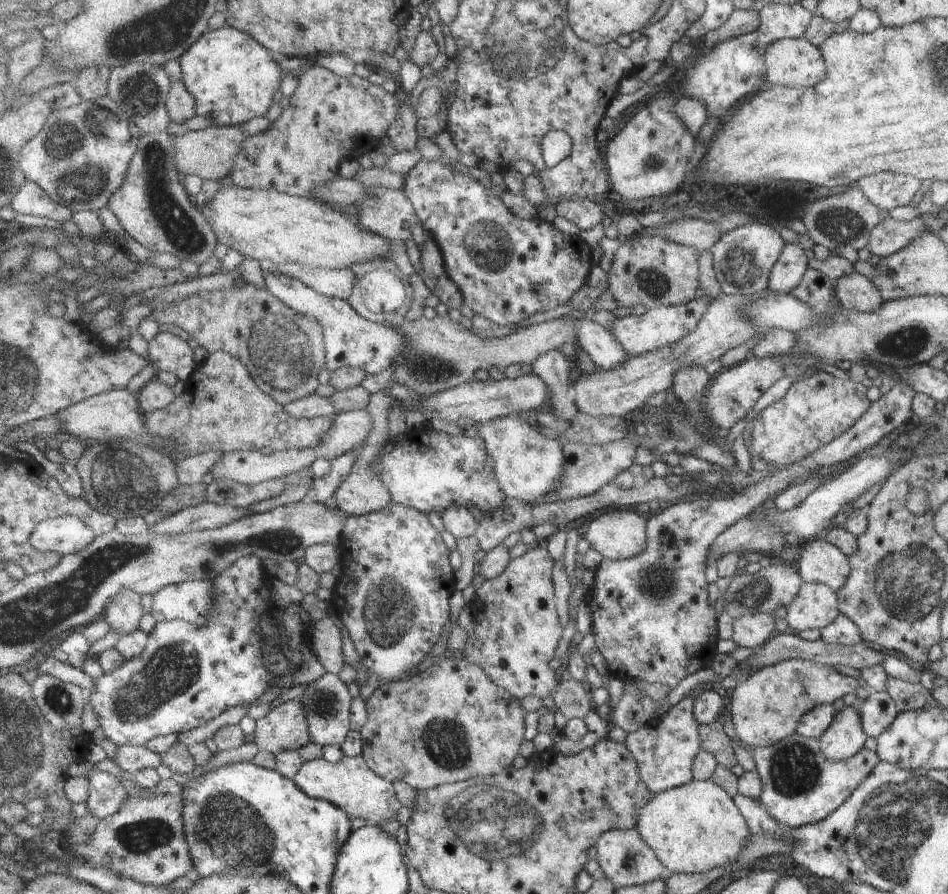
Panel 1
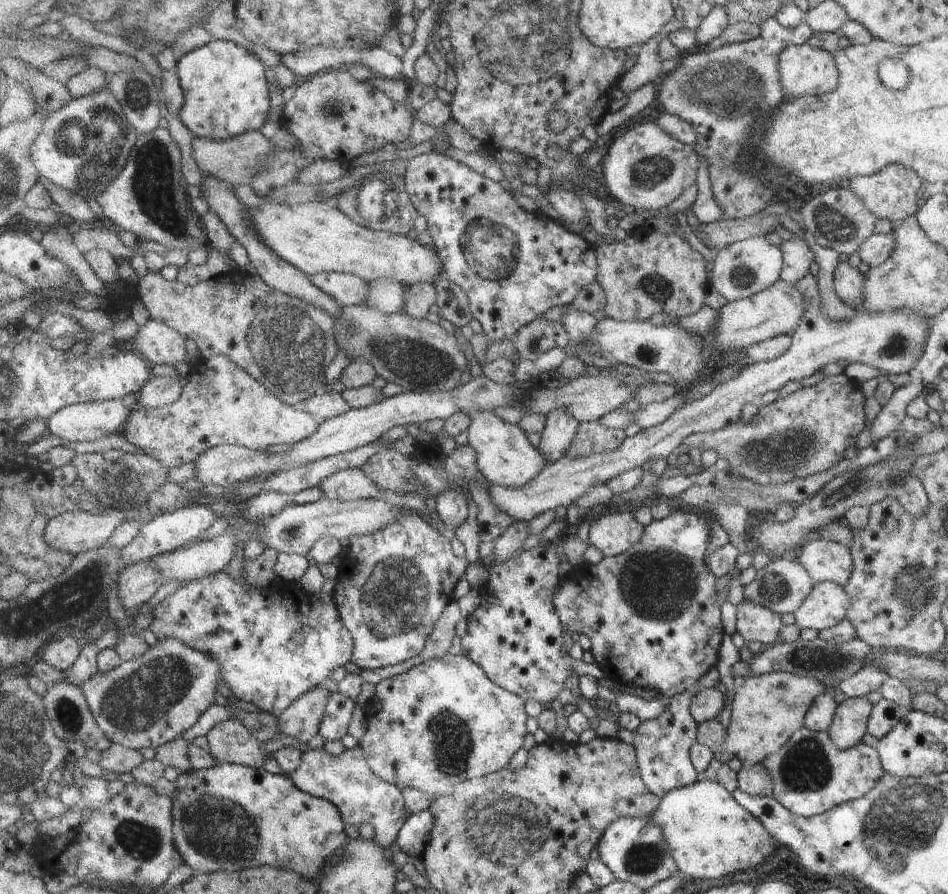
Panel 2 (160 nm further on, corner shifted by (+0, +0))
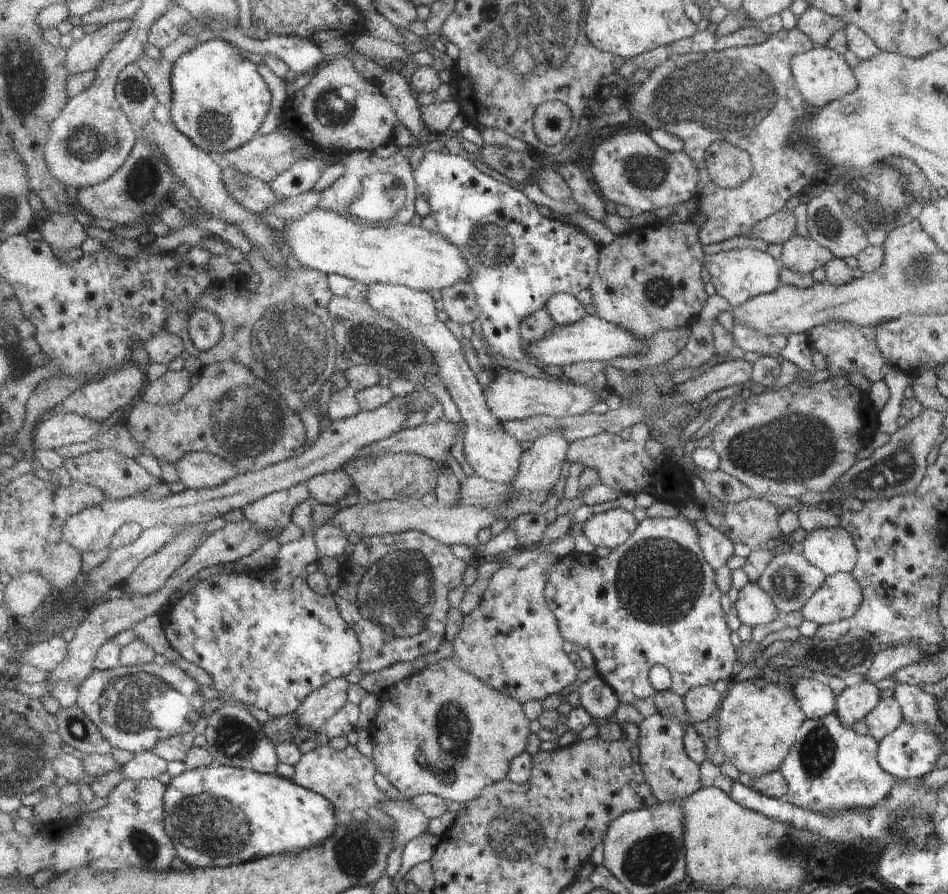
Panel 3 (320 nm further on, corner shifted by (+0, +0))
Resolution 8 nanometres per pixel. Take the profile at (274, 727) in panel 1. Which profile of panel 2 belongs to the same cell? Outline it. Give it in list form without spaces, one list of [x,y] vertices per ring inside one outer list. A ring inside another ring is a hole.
[[[317,687],[306,692],[300,699],[297,699],[287,710],[276,714],[280,731],[291,738],[297,738],[299,742],[308,743],[316,734],[320,734],[320,724],[326,715],[326,707],[332,692],[325,687]]]

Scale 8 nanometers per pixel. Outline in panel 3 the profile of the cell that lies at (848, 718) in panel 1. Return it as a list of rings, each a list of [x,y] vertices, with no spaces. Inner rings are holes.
[[[851,680],[847,683],[842,692],[834,698],[835,701],[835,716],[839,718],[842,727],[851,728],[852,724],[859,722],[868,714],[868,712],[880,701],[881,696],[873,683],[869,681]]]

